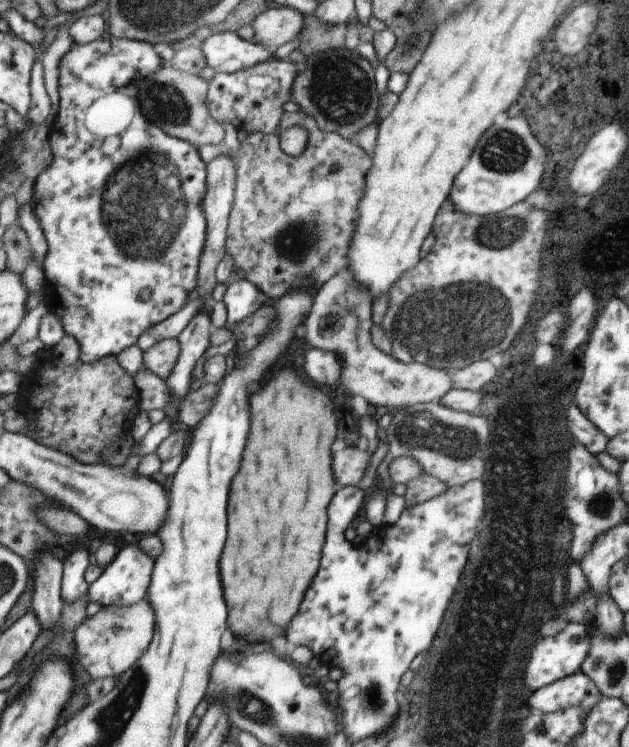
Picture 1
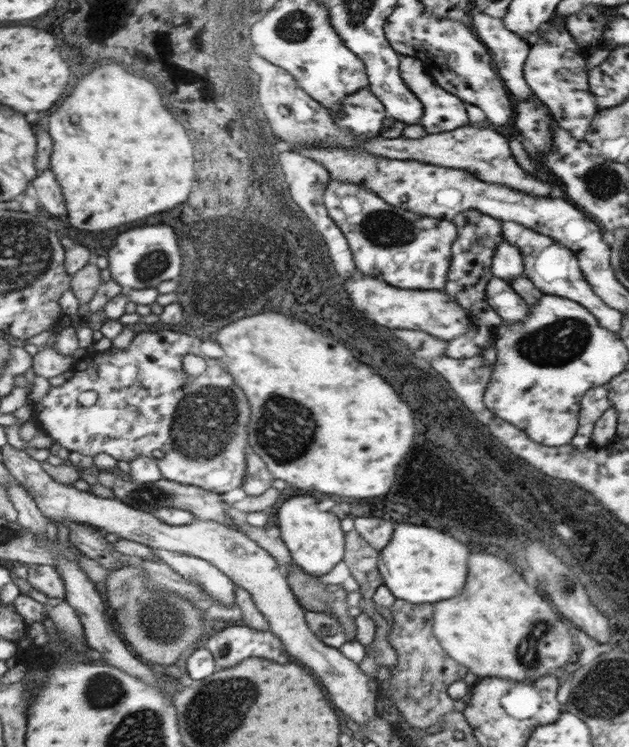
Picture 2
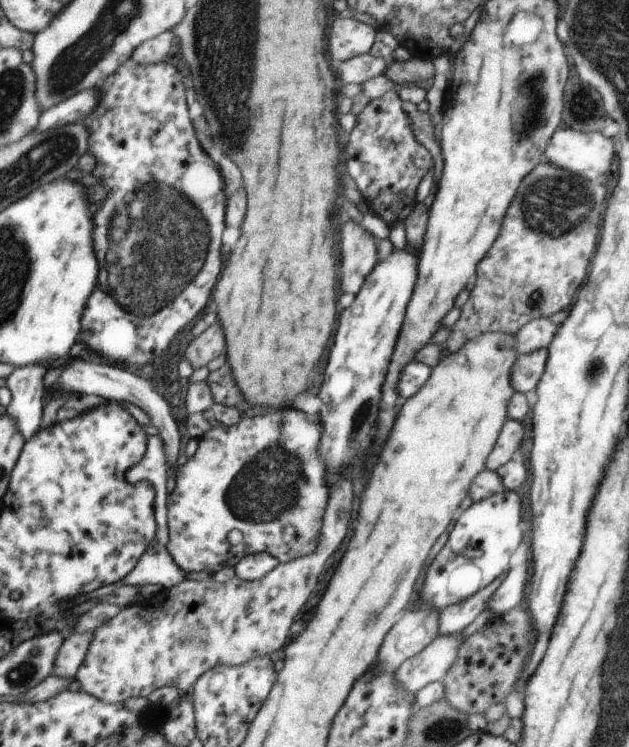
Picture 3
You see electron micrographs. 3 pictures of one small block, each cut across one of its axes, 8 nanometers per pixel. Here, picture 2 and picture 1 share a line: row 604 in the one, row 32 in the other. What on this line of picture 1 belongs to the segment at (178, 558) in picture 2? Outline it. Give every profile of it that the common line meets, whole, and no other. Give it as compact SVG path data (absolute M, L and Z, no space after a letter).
M235 32L209 36L199 50L203 52L207 66L213 68L215 74L243 72L271 58L271 52L263 44L257 44L255 40L241 40Z

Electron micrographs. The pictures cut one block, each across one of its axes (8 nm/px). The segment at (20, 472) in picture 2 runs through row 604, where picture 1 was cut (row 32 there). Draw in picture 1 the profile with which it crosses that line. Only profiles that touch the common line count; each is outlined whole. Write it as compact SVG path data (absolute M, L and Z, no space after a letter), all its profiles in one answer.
M267 6L253 20L255 42L263 44L271 54L279 48L295 40L303 30L303 14L295 8L273 8Z

